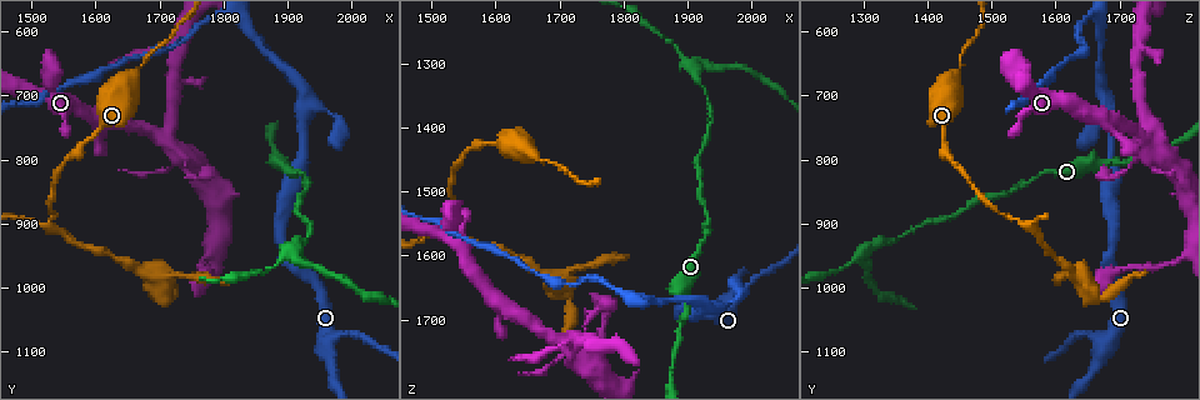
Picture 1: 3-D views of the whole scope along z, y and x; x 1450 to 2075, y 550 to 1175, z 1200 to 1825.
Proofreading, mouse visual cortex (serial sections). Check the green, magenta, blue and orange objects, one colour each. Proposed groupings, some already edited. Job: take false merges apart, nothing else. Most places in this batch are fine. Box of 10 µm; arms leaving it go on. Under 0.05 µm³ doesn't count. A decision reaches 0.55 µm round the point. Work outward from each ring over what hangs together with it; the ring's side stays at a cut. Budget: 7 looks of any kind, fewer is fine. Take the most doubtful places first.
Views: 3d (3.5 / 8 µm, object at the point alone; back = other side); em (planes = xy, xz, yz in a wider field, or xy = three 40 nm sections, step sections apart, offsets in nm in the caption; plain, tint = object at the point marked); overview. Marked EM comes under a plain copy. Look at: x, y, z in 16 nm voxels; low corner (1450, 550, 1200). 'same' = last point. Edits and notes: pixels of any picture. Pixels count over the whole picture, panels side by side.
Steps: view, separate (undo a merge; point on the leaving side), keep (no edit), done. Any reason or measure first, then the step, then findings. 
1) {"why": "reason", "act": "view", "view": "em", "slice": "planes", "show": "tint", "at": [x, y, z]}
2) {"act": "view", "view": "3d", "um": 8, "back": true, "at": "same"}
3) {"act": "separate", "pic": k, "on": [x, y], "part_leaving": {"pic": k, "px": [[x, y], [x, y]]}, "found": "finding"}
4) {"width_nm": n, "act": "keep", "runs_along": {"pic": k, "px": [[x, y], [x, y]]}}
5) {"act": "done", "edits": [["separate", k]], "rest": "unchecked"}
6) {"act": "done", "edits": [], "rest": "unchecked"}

{"why": "branch point", "act": "view", "view": "3d", "um": 3.5, "back": true, "at": [1910, 940, 1310]}

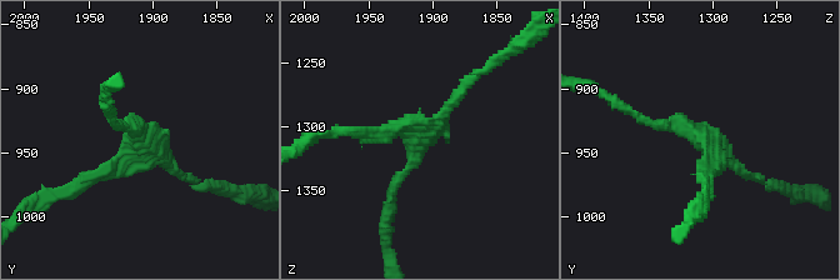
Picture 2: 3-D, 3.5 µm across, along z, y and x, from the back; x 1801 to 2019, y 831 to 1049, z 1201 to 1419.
{"arms": 3, "arm_widths_nm": [150, 150, 200], "why": "shape alone is not enough", "act": "view", "view": "em", "slice": "planes", "show": "tint", "at": [1912, 942, 1308]}

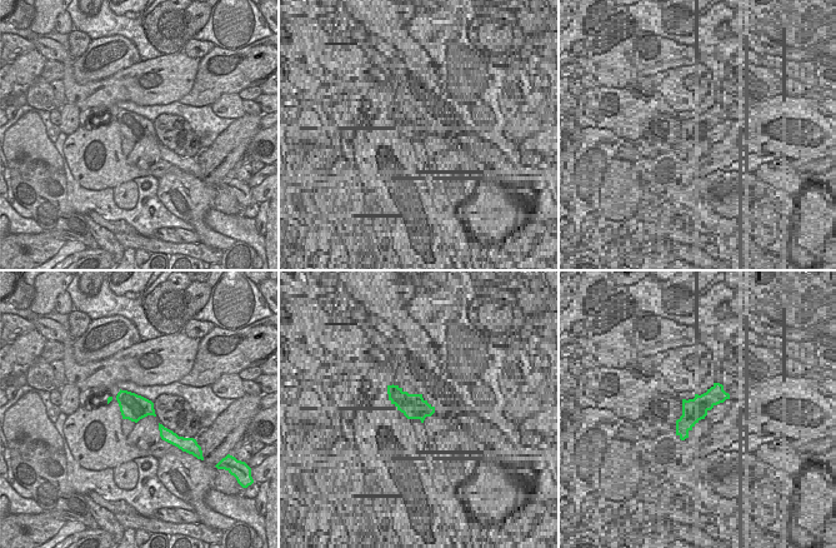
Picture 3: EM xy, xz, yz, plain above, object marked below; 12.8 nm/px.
{"act": "keep", "runs_along": {"pic": 2, "px": [[638, 115], [701, 138], [718, 156], [704, 184]]}, "found": "continuous, no second cell"}

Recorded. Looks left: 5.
{"why": "branch point", "act": "view", "view": "3d", "um": 3.5, "at": [1930, 715, 1680]}

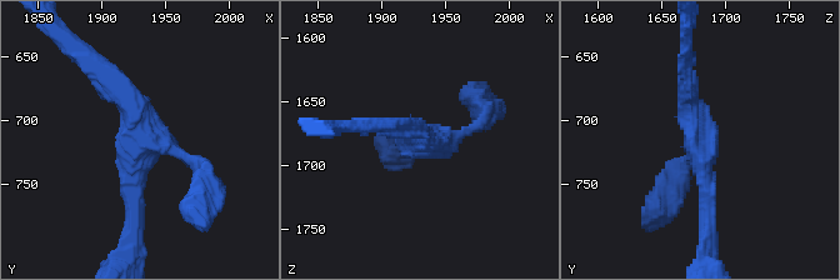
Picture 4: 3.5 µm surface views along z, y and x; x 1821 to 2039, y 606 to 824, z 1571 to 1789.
{"act": "view", "view": "em", "slice": "xy", "step": 5, "show": "tint", "at": [1930, 718, 1682]}

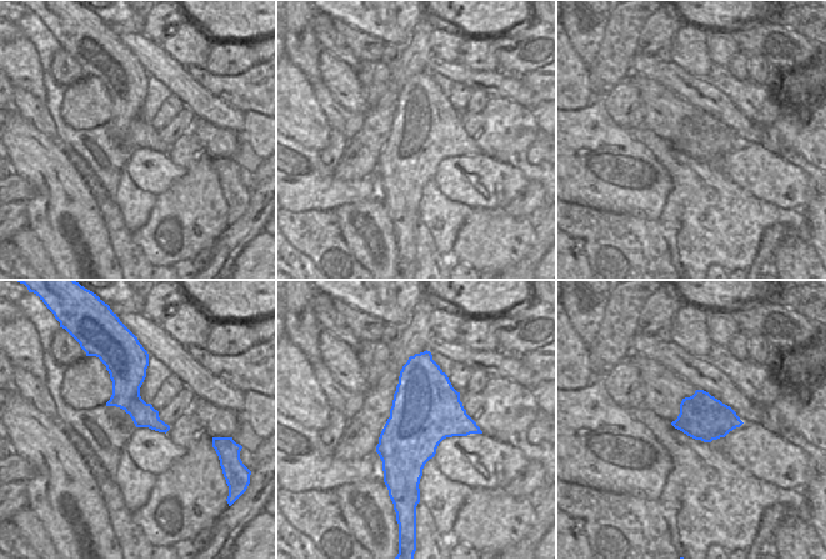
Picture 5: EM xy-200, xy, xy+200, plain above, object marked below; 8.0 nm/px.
{"act": "view", "view": "em", "slice": "planes", "show": "tint", "at": "same"}

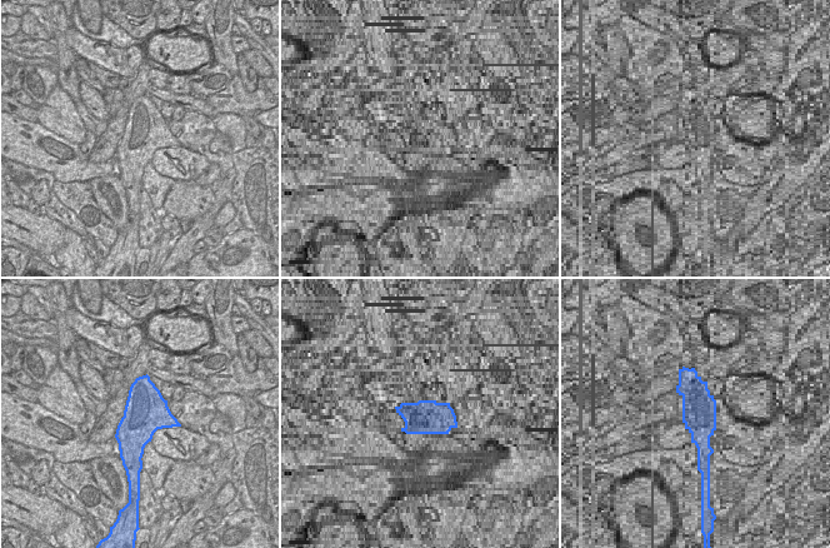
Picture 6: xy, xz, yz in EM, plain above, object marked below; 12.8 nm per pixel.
{"width_nm": 550, "act": "keep", "runs_along": {"pic": 4, "px": [[134, 226], [141, 123], [99, 73]]}, "found": "all the same cell"}

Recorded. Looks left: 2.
{"act": "view", "view": "3d", "um": 8, "at": [1655, 675, 1440]}

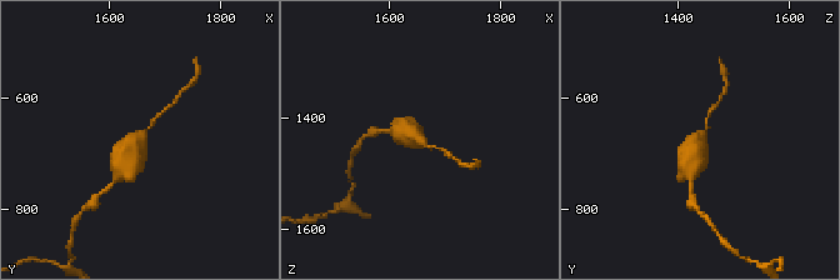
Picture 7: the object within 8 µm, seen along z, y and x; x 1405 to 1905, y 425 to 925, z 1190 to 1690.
{"why": "shape alone is not enough", "act": "view", "view": "em", "slice": "planes", "show": "tint", "at": "same"}

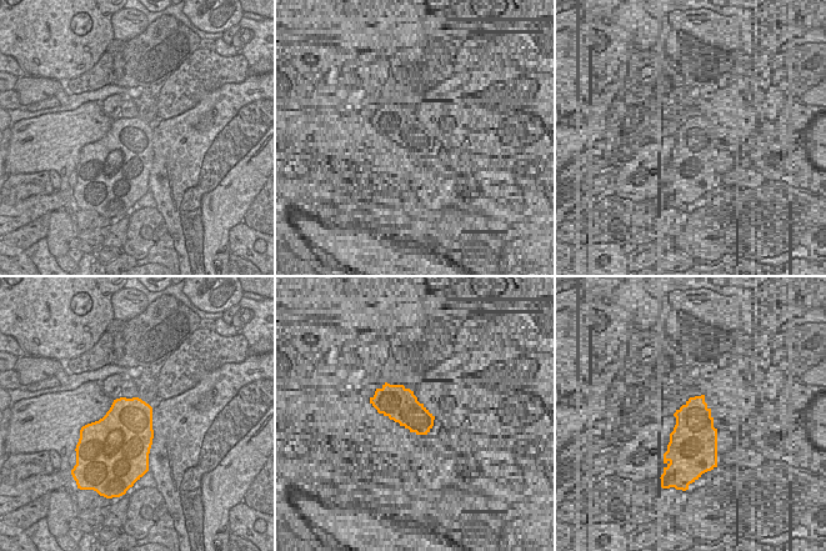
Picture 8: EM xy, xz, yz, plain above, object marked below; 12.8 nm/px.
{"width_nm": 700, "act": "keep", "runs_along": {"pic": 7, "px": [[123, 171], [143, 133], [161, 113]]}, "found": "continuous, no second cell"}

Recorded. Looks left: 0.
{"act": "done", "edits": [], "rest": "unchecked"}

